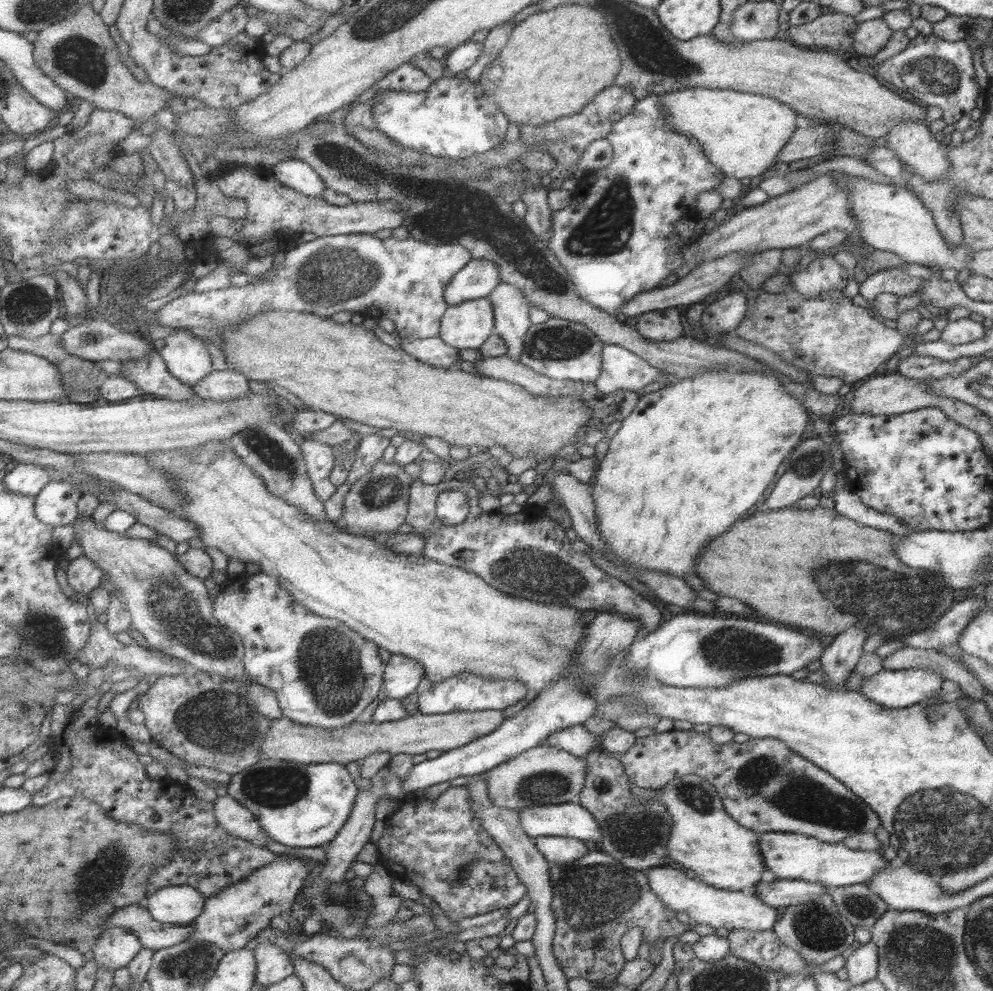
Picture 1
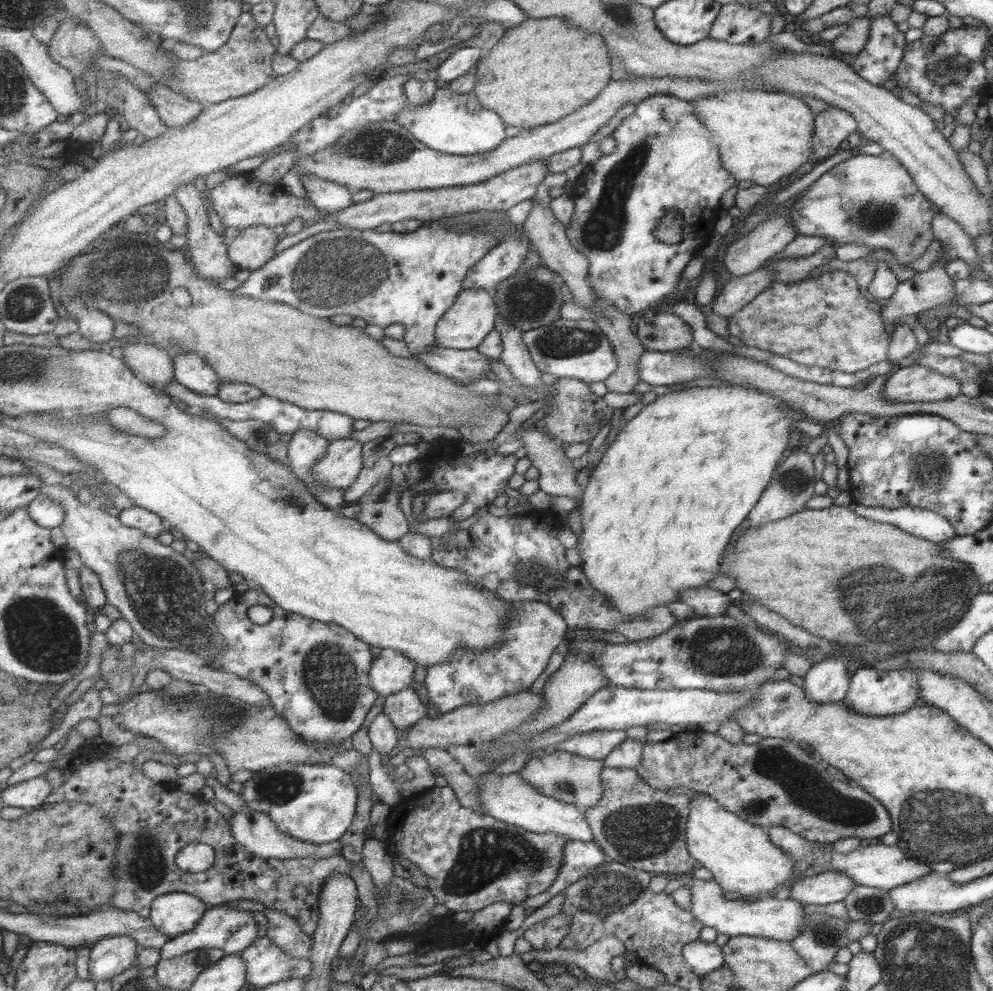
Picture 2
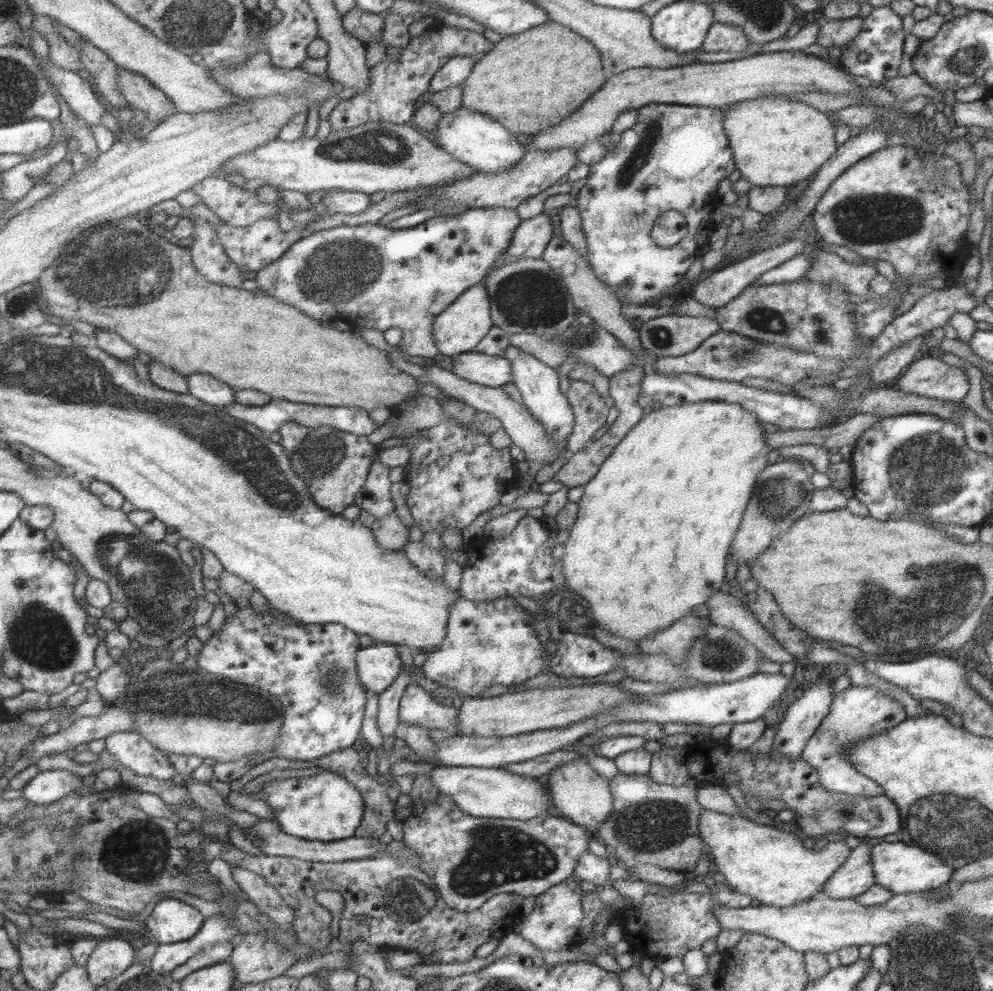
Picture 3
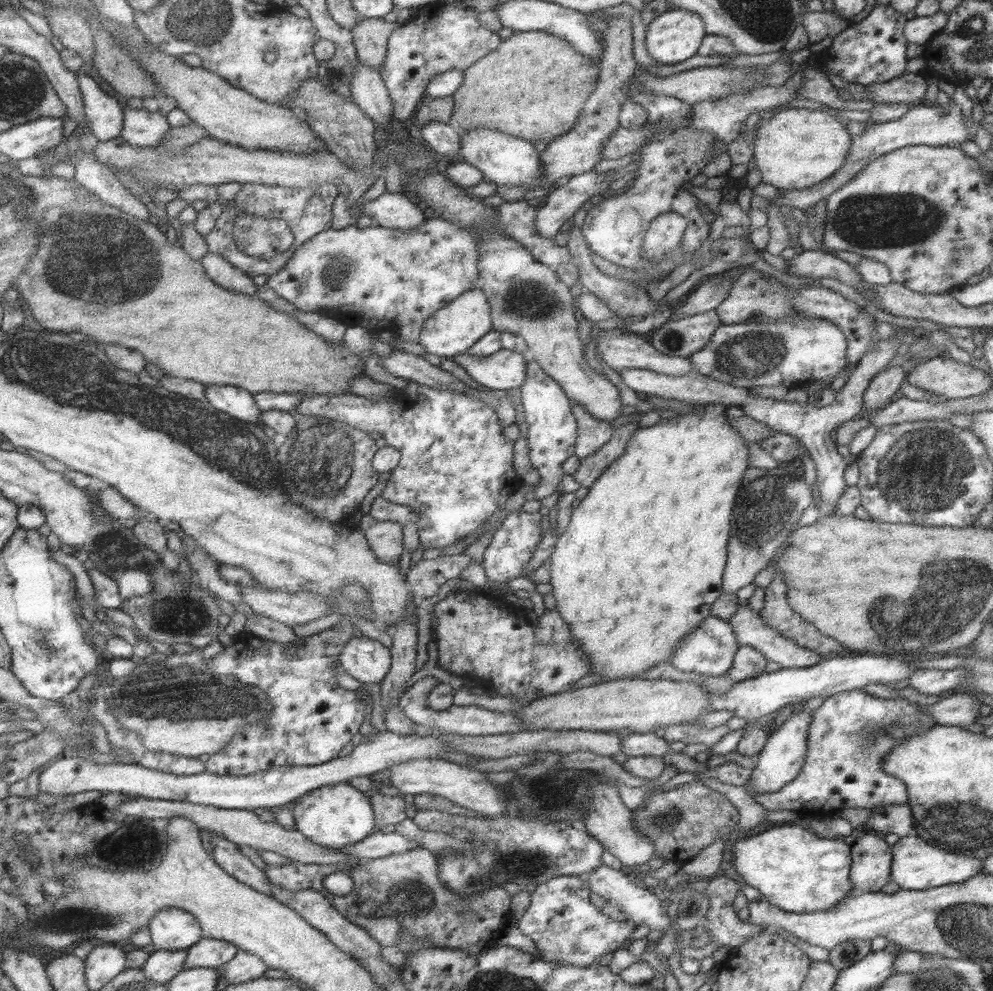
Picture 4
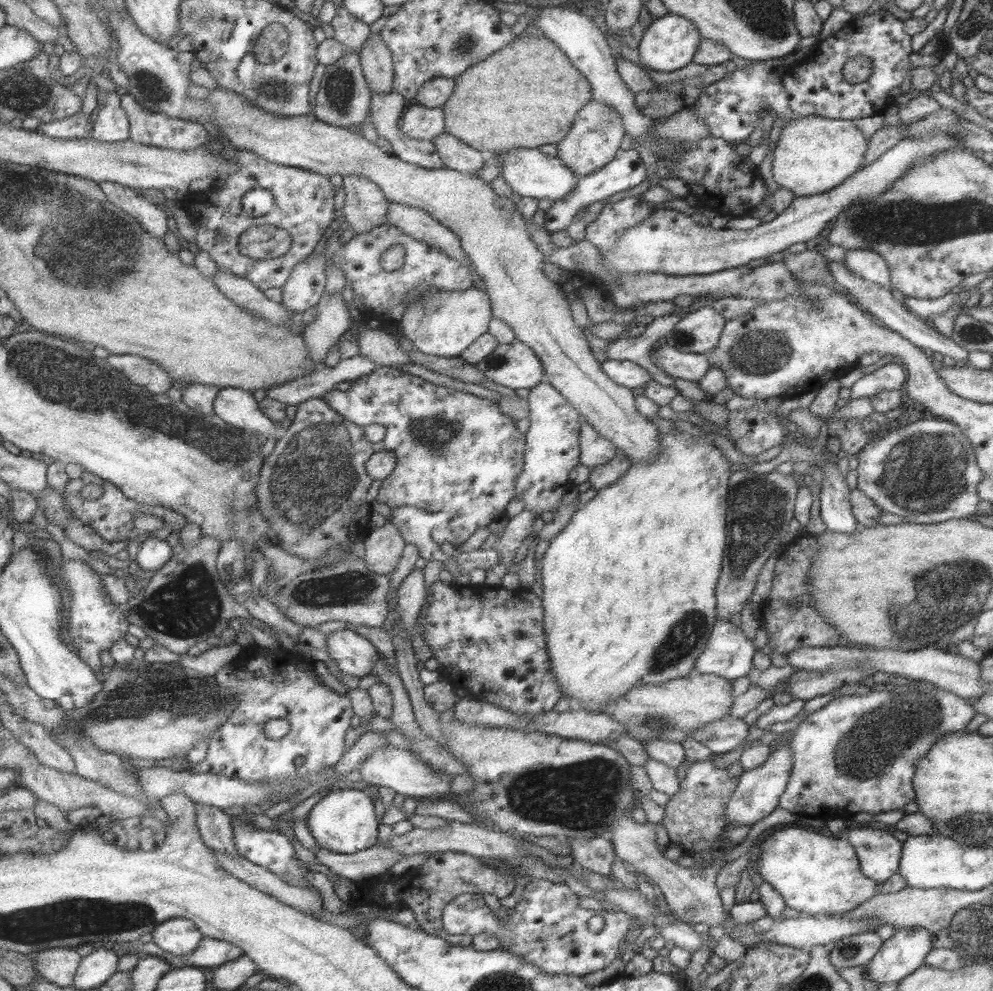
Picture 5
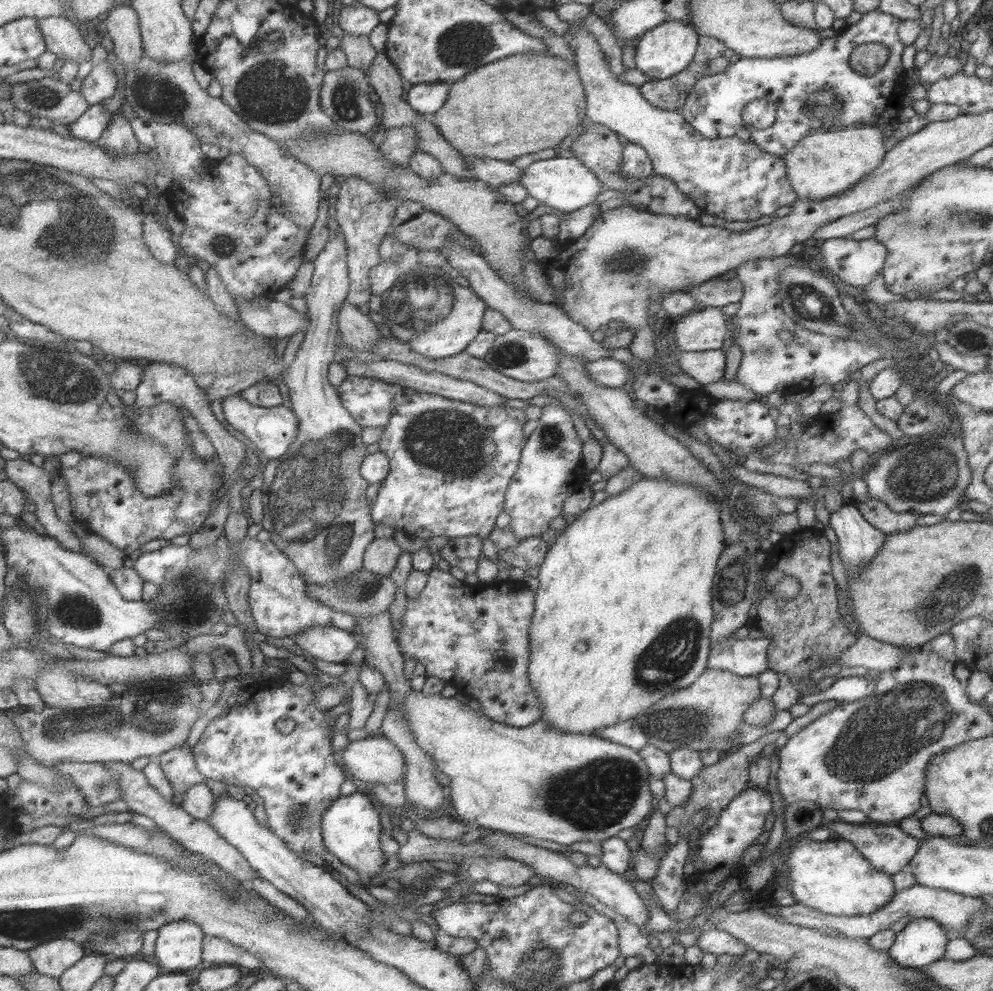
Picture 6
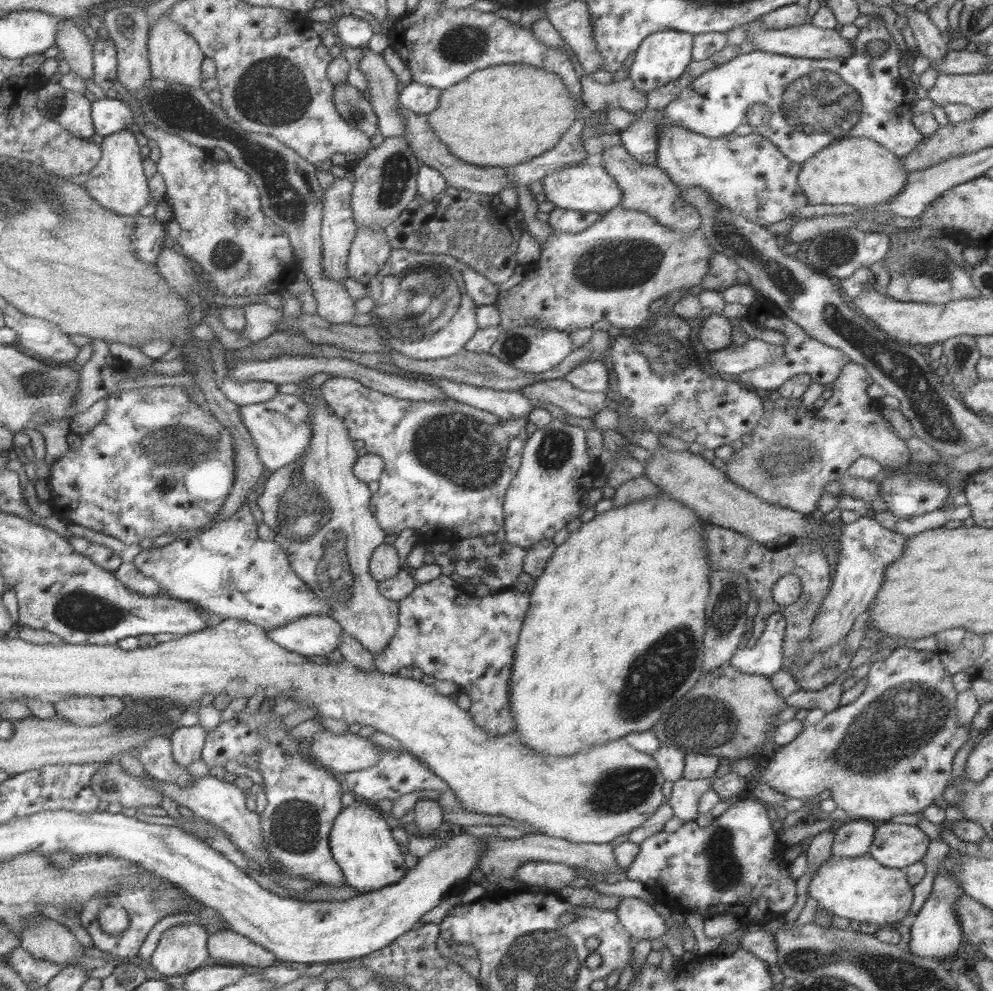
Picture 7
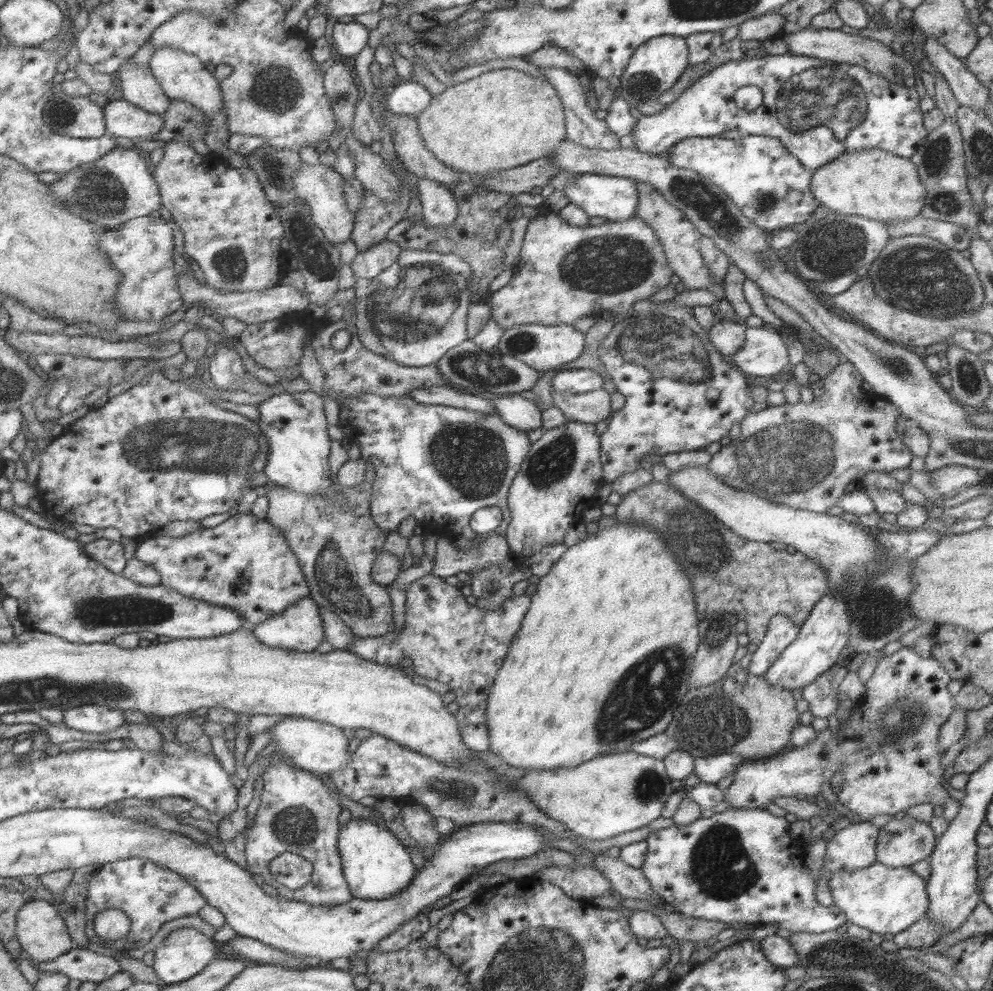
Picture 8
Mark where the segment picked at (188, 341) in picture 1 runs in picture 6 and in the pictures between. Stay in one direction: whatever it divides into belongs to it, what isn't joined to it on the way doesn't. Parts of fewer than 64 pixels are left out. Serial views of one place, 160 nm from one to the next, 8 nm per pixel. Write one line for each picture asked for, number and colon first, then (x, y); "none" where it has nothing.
2: (192, 370)
3: (213, 391)
4: (240, 403)
5: (239, 407)
6: (273, 430)

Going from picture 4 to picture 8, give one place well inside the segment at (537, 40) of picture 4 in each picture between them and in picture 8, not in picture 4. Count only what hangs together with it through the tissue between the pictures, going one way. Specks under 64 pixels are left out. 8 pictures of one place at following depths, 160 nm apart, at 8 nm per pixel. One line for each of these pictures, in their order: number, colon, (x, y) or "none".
5: (525, 95)
6: (515, 106)
7: (504, 115)
8: (503, 118)

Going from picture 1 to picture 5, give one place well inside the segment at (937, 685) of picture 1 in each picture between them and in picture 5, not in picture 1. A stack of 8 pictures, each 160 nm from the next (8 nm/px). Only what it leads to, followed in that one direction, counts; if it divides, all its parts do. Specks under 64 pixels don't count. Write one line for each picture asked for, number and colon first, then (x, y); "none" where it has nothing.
2: (871, 692)
3: (856, 712)
4: (850, 733)
5: (855, 754)

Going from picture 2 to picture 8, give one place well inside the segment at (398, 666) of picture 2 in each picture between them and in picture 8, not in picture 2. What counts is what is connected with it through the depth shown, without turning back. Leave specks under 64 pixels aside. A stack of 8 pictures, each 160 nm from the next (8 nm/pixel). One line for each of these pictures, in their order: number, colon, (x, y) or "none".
3: (380, 666)
4: (369, 661)
5: (355, 655)
6: (332, 644)
7: (314, 635)
8: (301, 628)

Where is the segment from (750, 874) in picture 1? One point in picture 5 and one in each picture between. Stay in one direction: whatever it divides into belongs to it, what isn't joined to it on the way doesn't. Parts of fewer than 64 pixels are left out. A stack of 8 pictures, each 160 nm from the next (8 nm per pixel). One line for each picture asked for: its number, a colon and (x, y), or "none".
2: (741, 859)
3: (771, 866)
4: (792, 868)
5: (817, 874)

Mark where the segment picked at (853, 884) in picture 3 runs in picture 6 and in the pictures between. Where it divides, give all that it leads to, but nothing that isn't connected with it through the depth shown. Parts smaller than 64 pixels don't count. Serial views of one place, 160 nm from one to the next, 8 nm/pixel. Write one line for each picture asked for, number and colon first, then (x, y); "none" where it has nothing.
4: (870, 856)
5: (878, 852)
6: (888, 849)

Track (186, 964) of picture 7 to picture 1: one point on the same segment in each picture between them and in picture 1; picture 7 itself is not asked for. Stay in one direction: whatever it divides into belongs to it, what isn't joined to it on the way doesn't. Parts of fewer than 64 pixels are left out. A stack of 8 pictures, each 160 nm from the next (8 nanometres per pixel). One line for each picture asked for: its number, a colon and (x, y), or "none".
1: (180, 905)
2: (176, 913)
3: (171, 921)
4: (174, 928)
5: (180, 936)
6: (180, 945)

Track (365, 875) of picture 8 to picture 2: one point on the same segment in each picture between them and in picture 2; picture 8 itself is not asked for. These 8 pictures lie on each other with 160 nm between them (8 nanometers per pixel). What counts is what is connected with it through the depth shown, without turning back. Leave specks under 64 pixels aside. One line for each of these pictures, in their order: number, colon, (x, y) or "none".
2: (317, 803)
3: (326, 807)
4: (335, 815)
5: (344, 821)
6: (352, 826)
7: (362, 843)

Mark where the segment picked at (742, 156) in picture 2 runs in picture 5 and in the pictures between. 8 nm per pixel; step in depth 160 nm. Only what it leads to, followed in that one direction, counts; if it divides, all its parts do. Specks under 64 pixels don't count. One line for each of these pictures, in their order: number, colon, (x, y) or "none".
3: (774, 142)
4: (796, 148)
5: (812, 155)

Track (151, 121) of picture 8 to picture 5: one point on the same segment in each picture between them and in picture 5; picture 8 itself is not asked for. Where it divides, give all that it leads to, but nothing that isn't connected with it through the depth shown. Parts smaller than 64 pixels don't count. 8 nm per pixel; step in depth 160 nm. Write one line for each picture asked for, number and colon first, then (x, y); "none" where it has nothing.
5: (79, 126)
6: (91, 126)
7: (110, 115)

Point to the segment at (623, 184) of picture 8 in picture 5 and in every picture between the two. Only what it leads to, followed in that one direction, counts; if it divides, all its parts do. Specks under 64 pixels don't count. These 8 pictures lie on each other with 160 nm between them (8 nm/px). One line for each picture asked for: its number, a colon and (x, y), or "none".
5: (528, 172)
6: (565, 184)
7: (585, 188)

